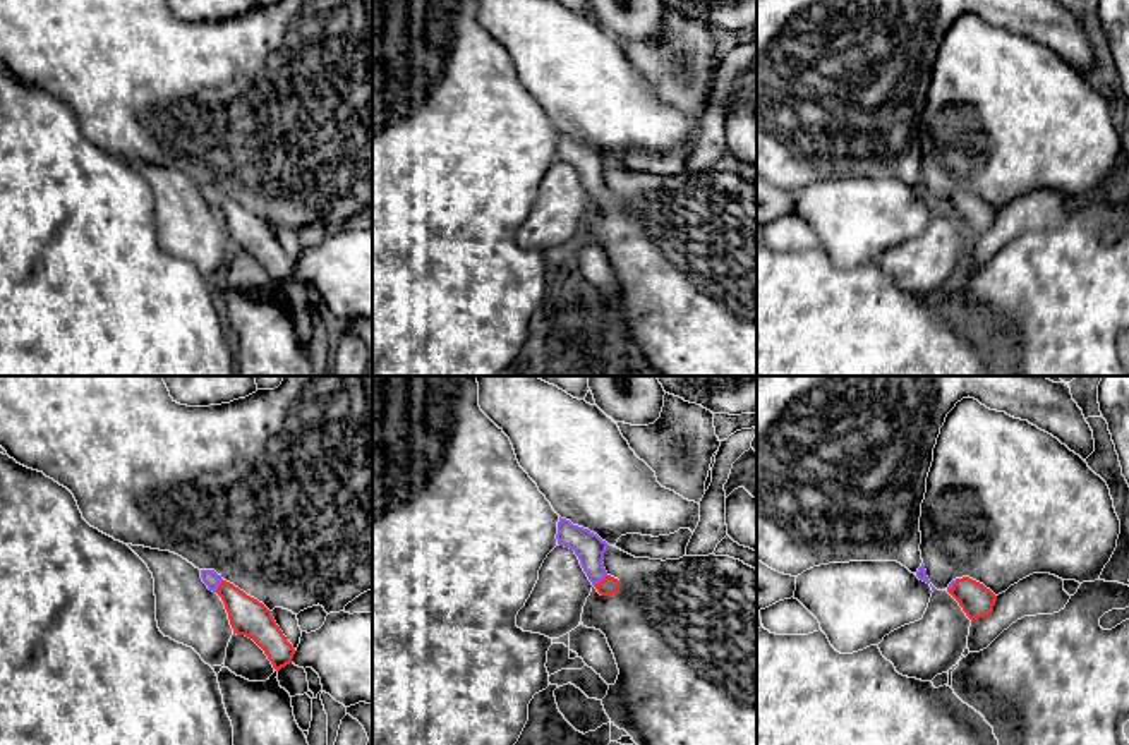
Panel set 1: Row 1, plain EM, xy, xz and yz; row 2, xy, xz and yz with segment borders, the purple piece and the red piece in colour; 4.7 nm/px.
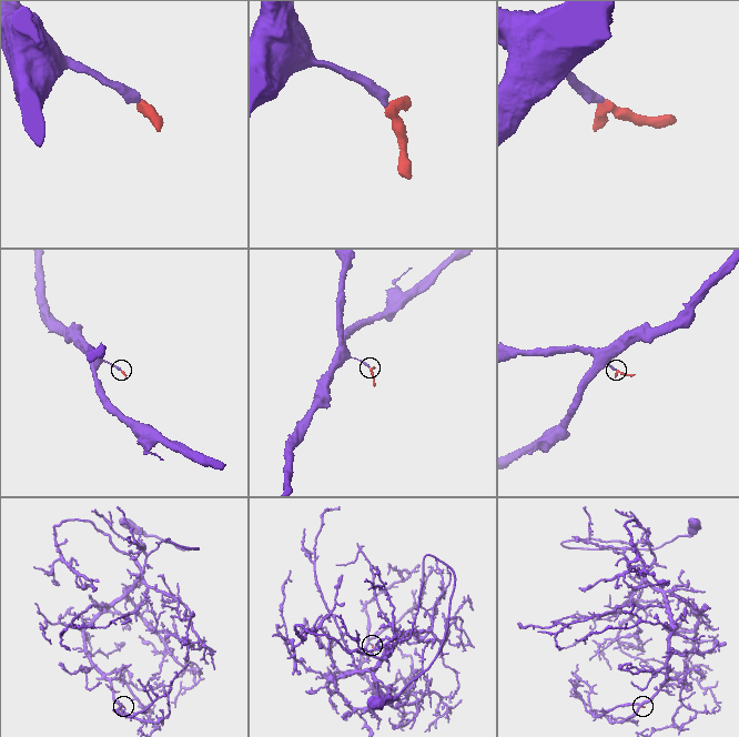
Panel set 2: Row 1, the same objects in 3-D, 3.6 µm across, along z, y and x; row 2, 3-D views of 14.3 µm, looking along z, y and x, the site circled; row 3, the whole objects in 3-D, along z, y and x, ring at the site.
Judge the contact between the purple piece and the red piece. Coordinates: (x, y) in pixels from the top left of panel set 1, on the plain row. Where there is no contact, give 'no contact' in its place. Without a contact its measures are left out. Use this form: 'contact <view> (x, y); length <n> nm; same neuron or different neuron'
contact xz (601, 196); length 90 nm; same neuron

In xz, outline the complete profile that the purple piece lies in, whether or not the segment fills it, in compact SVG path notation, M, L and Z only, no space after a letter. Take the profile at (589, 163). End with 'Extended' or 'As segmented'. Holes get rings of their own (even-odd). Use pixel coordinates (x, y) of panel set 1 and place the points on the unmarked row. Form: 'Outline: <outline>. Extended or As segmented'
Outline: M570 136L558 137L558 160L570 163L580 175L583 187L601 211L613 211L619 206L619 196L611 192L604 184L604 168L609 163L597 149L589 144L573 141Z. Extended

